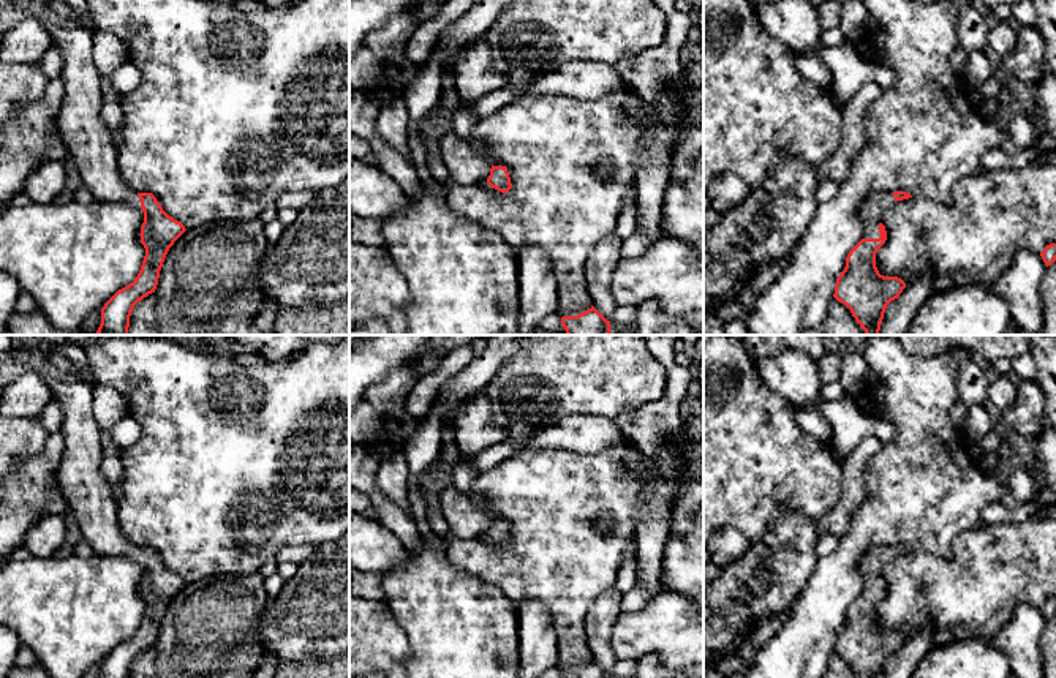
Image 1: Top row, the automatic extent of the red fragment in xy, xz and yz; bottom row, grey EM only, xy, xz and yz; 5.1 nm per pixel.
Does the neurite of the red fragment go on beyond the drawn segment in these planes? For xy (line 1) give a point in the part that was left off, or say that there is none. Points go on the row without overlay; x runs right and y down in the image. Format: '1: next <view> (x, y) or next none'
1: next xy (79, 478)

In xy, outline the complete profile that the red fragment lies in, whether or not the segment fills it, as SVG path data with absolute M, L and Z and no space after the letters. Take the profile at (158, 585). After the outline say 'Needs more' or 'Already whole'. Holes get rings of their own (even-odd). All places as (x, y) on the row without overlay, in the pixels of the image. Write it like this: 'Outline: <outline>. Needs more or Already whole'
Outline: M49 367L38 370L54 400L63 408L65 450L57 485L74 514L93 553L142 561L141 597L145 610L133 637L119 643L101 662L101 678L130 678L134 659L155 646L164 612L187 585L169 571L152 547L136 547L119 529L115 495L103 471L101 430L93 416L93 382L62 376Z. Needs more

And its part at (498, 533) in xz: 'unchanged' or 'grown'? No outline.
grown

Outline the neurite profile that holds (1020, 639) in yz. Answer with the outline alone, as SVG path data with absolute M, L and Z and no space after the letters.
M1020 605L991 643L1010 659L1016 678L1043 678L1042 637L1047 620L1035 605Z

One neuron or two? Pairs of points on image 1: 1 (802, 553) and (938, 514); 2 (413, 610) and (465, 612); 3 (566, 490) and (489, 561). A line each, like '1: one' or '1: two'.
1: two
2: one
3: one

